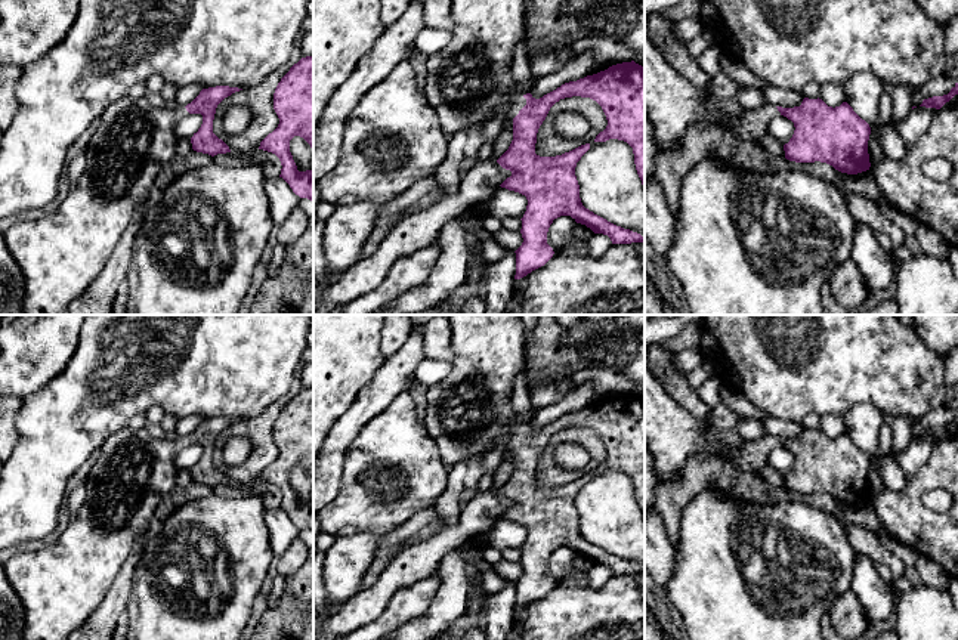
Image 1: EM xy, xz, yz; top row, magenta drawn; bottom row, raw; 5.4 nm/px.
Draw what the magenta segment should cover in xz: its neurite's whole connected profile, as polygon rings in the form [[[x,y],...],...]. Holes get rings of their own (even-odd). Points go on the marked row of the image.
[[[452,0],[451,15],[454,28],[451,41],[442,50],[427,56],[424,95],[436,111],[442,129],[448,136],[469,130],[475,124],[506,114],[513,121],[513,140],[497,163],[512,171],[500,186],[526,197],[528,205],[522,220],[522,245],[516,253],[516,275],[520,279],[544,266],[554,254],[547,244],[547,232],[554,219],[571,216],[594,234],[608,235],[612,244],[643,242],[643,236],[630,229],[616,226],[585,208],[580,198],[580,185],[575,176],[577,163],[590,149],[581,145],[556,157],[535,154],[537,133],[550,108],[565,98],[581,96],[596,101],[608,120],[608,126],[594,142],[618,139],[633,148],[637,174],[645,189],[645,67],[622,62],[593,75],[569,81],[556,90],[535,99],[531,93],[509,99],[513,89],[512,61],[516,44],[525,35],[525,0]]]

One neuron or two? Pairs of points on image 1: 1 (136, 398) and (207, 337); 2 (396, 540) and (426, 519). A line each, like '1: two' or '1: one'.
1: one
2: one

